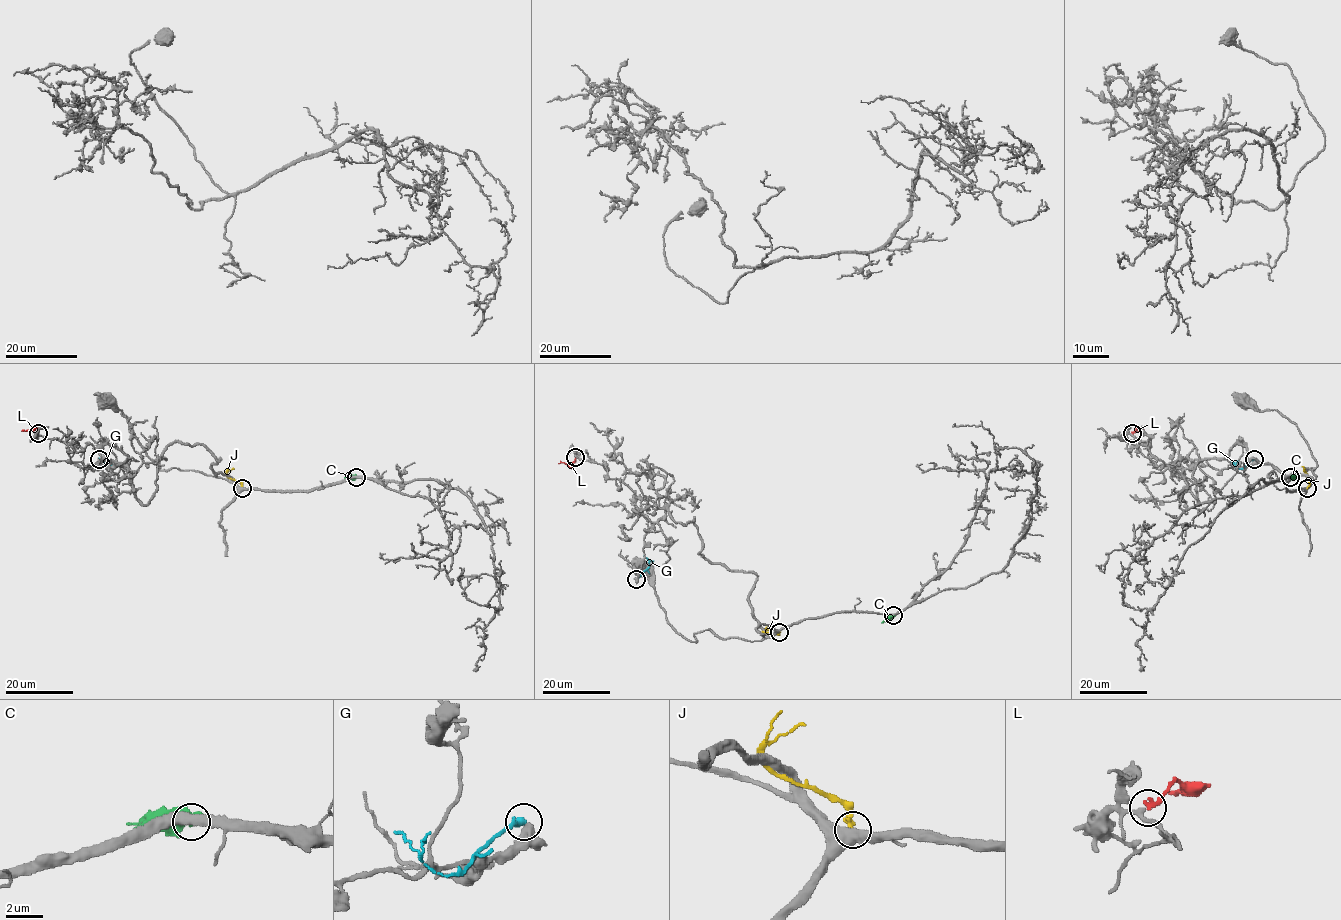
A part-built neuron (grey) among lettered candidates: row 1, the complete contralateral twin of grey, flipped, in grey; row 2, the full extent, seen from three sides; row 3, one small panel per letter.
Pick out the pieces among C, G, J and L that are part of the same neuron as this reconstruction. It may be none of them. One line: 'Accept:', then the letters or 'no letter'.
Accept: L

